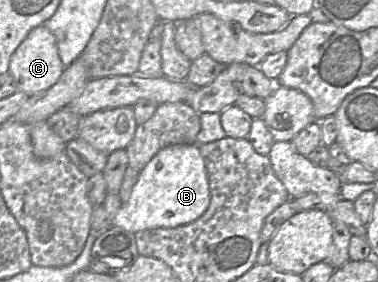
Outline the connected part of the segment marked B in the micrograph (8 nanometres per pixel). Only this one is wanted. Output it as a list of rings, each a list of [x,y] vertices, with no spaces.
[[[178,144],[159,150],[138,176],[130,198],[112,221],[113,226],[136,233],[152,228],[174,228],[201,217],[210,204],[210,188],[199,145]]]

